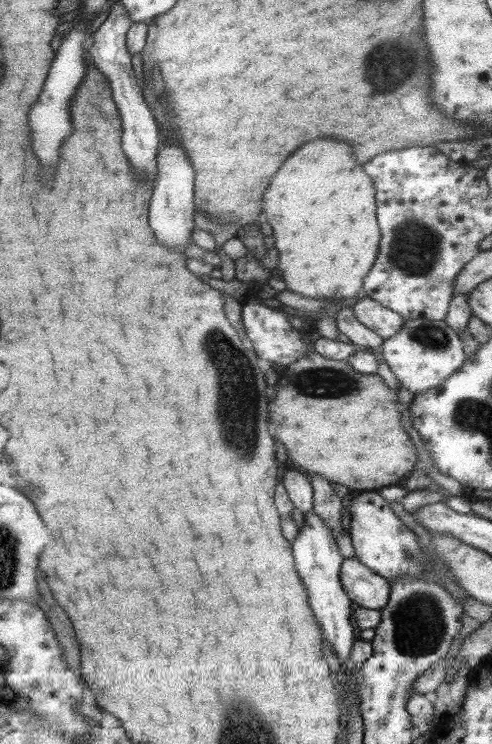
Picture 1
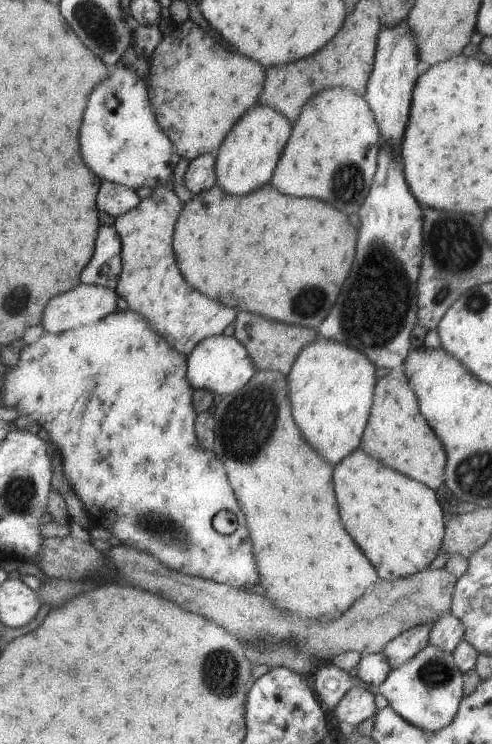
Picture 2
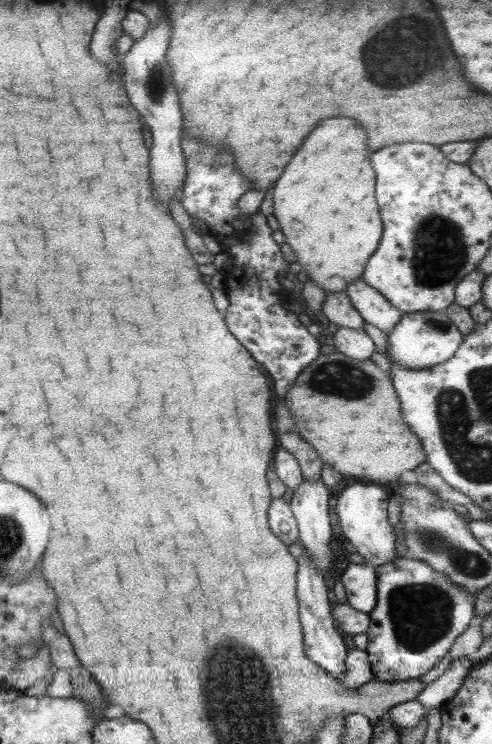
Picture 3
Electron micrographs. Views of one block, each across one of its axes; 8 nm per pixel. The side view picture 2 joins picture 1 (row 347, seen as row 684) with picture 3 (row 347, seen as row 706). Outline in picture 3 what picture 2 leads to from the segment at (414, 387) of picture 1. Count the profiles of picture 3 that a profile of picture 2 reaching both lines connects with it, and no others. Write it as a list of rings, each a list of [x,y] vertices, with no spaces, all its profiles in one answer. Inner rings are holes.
[[[441,312],[403,313],[387,333],[387,358],[403,370],[427,370],[439,366],[453,356],[462,341],[462,334],[457,327]]]

